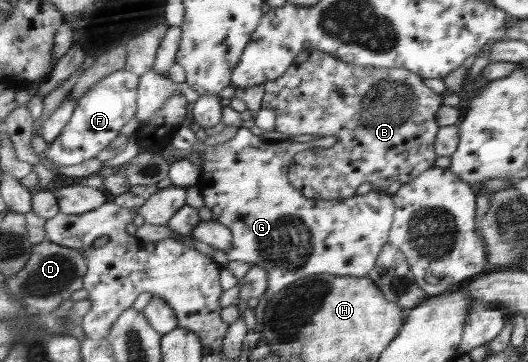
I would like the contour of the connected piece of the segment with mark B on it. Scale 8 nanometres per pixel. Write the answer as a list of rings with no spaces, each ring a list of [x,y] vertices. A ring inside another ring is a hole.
[[[307,49],[299,53],[299,61],[291,65],[287,77],[263,84],[264,95],[261,107],[273,109],[279,132],[293,134],[298,139],[325,135],[323,131],[343,131],[343,137],[329,149],[309,149],[294,156],[290,165],[289,180],[295,188],[303,189],[307,198],[315,200],[346,200],[356,194],[356,189],[368,181],[373,189],[385,191],[393,181],[405,184],[439,165],[439,154],[435,153],[435,141],[441,127],[437,113],[441,109],[441,95],[423,85],[423,79],[405,68],[361,67],[351,65],[323,53],[319,49]]]

